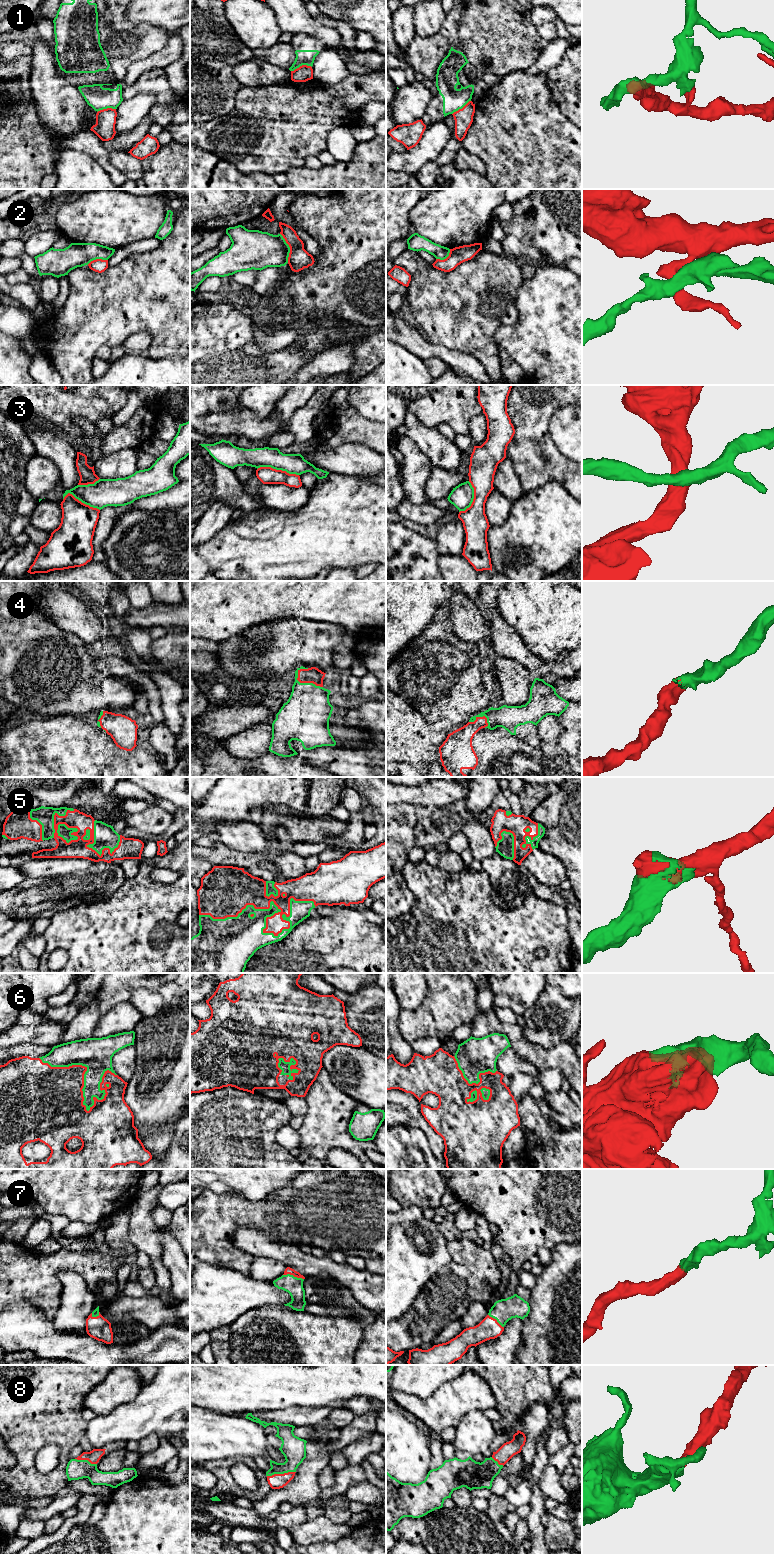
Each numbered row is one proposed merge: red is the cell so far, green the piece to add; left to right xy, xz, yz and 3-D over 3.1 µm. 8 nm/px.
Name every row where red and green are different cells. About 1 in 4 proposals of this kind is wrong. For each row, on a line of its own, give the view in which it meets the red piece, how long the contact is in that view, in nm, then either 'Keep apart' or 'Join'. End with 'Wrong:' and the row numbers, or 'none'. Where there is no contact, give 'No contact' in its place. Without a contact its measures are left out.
1: Touches red in xz. Shared border 170 nm. Keep apart
2: Touches red in xz. Shared border 240 nm. Keep apart
3: Touches red in xz. Shared border 340 nm. Keep apart
4: Touches red in xz. Shared border 240 nm. Join
5: Touches red in xz. Shared border 950 nm. Join
6: Touches red in xy. Shared border 650 nm. Join
7: Touches red in xz. Shared border 170 nm. Join
8: Touches red in xz. Shared border 240 nm. Join
Wrong: 1, 2, 3

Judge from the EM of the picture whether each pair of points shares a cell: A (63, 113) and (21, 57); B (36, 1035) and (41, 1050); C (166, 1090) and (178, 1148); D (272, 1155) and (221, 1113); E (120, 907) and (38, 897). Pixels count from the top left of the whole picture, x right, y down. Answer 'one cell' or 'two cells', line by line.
A: two cells
B: two cells
C: two cells
D: one cell
E: two cells

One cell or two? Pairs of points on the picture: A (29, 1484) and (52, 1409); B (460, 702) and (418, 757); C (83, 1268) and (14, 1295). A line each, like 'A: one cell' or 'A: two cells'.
A: one cell
B: two cells
C: one cell

